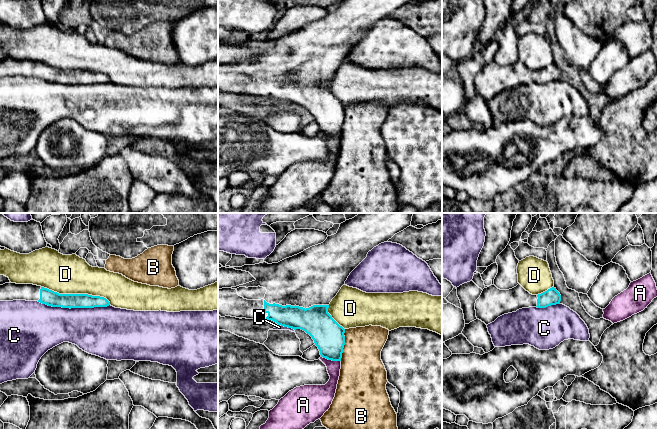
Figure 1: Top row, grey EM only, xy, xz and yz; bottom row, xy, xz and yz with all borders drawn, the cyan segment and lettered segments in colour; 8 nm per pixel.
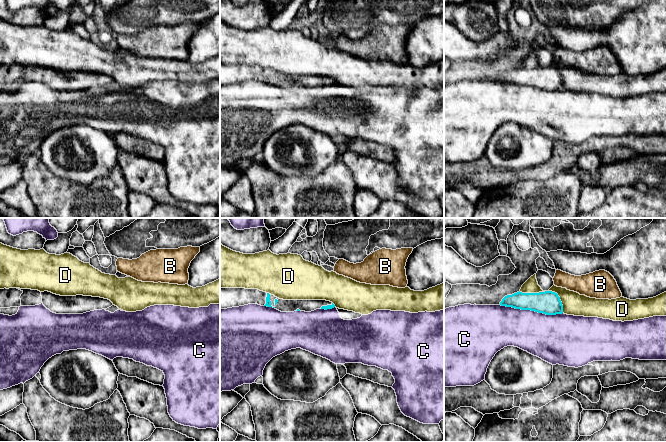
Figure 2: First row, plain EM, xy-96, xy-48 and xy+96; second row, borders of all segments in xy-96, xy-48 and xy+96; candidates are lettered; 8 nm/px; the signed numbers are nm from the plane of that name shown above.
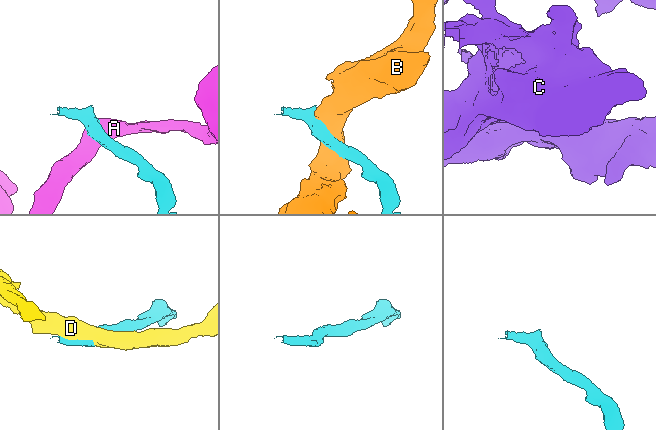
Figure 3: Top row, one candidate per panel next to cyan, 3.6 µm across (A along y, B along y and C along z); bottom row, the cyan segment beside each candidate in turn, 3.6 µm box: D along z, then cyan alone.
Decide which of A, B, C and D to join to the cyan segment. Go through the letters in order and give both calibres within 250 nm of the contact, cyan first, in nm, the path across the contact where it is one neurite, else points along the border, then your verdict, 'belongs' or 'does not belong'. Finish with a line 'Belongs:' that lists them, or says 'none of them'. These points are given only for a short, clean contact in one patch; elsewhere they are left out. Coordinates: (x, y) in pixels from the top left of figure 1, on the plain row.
A: 240 nm thick on the cyan side, 120 nm on the other; border along xz (321, 132), (340, 137); does not belong
B: 240 nm thick on the cyan side, 340 nm on the other; does not belong
C: 120 nm thick on the cyan side, 360 nm on the other; does not belong
D: 120 nm thick on the cyan side, 320 nm on the other; does not belong
Belongs: none of them

